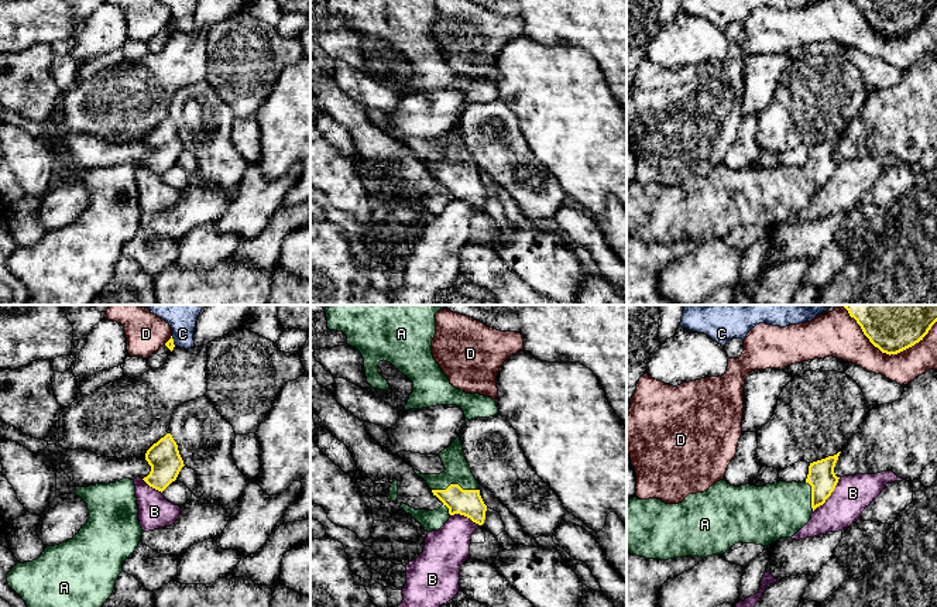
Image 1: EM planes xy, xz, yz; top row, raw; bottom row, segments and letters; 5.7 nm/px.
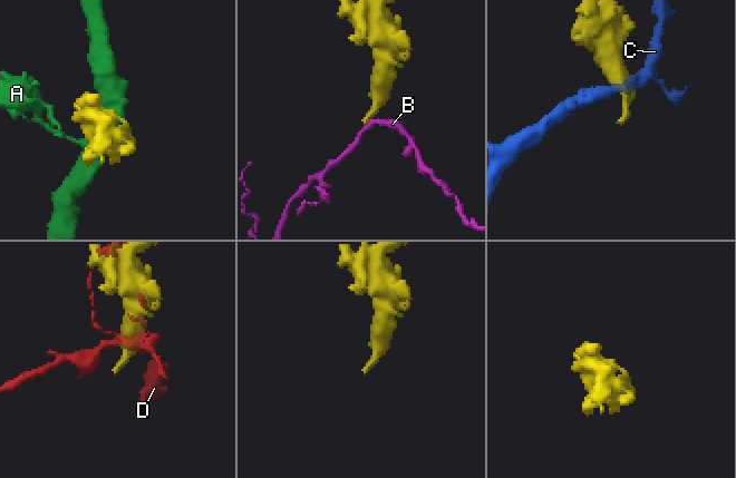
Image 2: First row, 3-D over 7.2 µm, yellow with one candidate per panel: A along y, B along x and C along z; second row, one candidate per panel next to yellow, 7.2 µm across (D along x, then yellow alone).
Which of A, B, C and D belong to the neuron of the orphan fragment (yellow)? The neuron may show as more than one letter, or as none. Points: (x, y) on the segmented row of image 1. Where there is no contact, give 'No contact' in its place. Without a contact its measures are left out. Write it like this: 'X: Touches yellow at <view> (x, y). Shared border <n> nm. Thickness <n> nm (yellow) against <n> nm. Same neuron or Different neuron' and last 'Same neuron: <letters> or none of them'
A: Touches yellow at xz (455, 484). Shared border 260 nm. Thickness 160 nm (yellow) against 140 nm. Same neuron
B: Touches yellow at yz (830, 494). Shared border 260 nm. Thickness 160 nm (yellow) against 200 nm. Different neuron
C: Touches yellow at xy (172, 340). Shared border 60 nm. Thickness 50 nm (yellow) against 240 nm. Different neuron
D: Touches yellow at yz (886, 353). Shared border 550 nm. Thickness 440 nm (yellow) against 220 nm. Different neuron
Same neuron: A

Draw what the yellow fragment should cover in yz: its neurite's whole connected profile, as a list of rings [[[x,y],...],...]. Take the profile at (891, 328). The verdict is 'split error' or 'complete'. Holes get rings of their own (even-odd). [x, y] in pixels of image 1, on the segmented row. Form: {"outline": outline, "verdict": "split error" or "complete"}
{"outline": [[[844,305],[844,308],[869,342],[889,356],[923,340],[937,322],[937,305]]], "verdict": "complete"}

